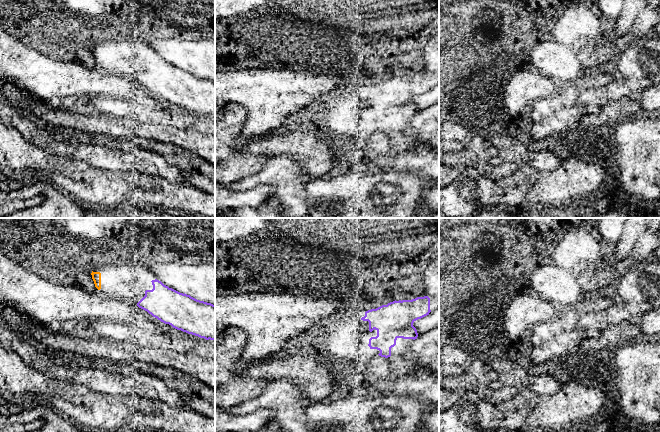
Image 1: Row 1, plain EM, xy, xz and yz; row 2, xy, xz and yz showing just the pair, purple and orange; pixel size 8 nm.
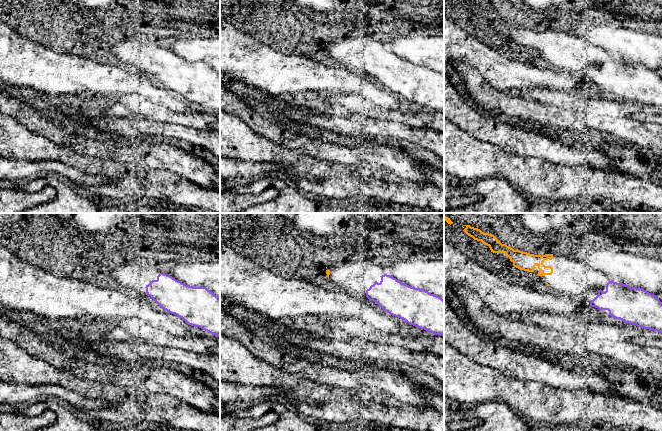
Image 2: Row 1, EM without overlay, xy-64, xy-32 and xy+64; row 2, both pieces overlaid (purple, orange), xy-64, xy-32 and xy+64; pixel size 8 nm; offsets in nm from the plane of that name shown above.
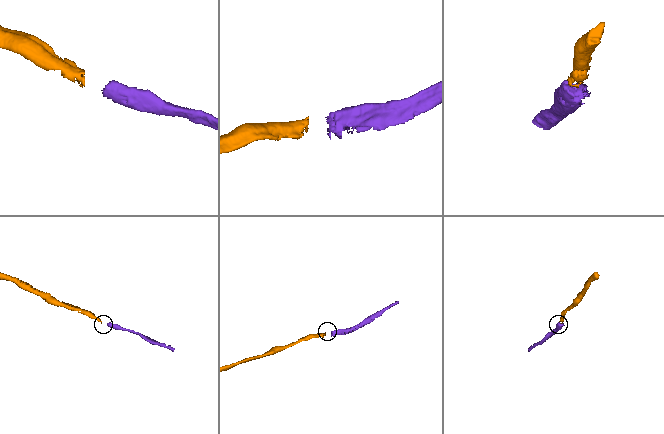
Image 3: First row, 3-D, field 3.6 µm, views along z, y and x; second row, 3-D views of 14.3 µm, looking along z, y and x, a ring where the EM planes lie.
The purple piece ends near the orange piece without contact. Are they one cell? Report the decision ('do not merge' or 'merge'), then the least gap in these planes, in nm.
merge; gap 320 nm

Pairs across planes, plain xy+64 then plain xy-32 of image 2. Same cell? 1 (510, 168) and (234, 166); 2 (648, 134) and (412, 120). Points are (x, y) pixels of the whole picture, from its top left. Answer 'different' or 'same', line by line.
1: different
2: different

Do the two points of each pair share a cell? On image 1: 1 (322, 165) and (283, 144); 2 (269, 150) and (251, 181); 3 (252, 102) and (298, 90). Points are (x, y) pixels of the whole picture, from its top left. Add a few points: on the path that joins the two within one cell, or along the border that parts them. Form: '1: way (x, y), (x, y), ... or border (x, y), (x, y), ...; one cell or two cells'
1: way (312, 155), (306, 149), (293, 147); one cell
2: border (292, 155), (275, 155), (271, 157); two cells
3: way (263, 95), (287, 92); one cell

